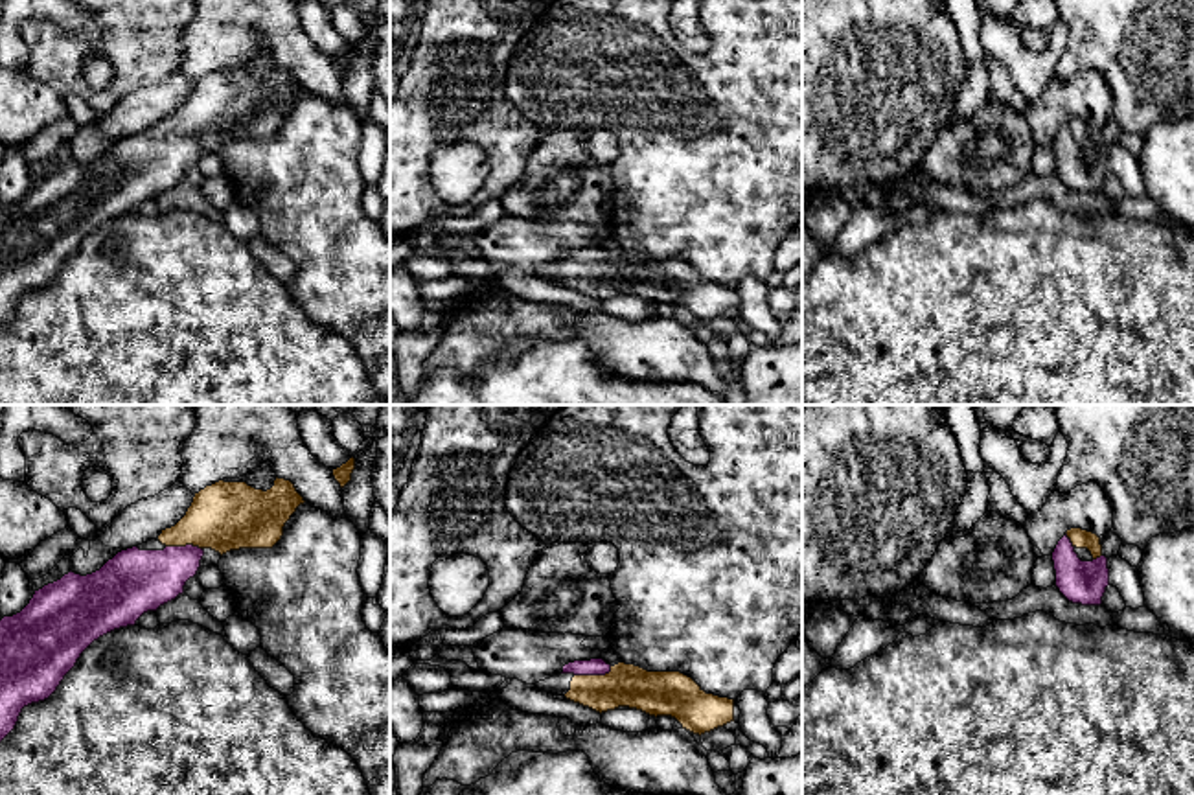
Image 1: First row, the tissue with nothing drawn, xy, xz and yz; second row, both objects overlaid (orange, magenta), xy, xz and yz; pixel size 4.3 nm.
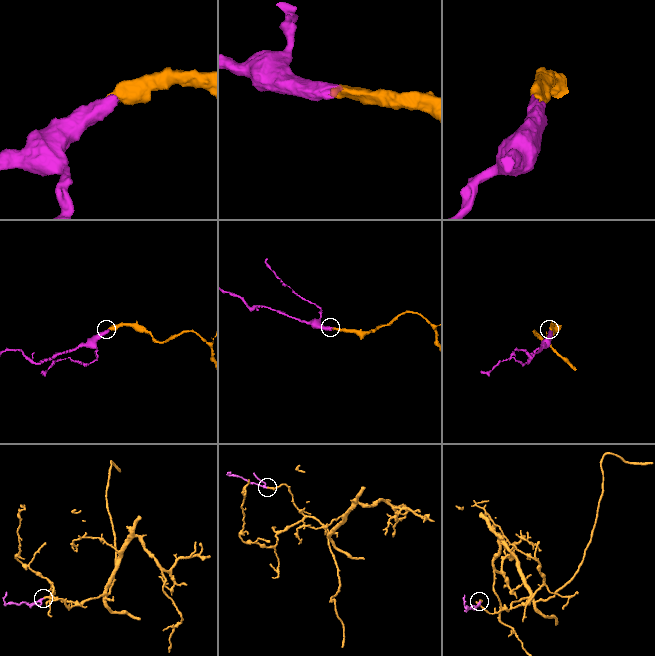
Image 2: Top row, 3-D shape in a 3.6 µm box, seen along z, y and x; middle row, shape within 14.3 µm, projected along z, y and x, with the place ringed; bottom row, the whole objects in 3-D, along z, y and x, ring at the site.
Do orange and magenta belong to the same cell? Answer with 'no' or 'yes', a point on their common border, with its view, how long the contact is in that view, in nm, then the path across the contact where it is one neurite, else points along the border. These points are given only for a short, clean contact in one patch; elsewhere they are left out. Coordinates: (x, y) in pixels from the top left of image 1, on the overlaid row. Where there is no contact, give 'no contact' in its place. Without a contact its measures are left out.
yes; meets orange in xz at (593, 676); contact 170 nm long; runs through xz (626, 685), (602, 685), (593, 676), (595, 667)

